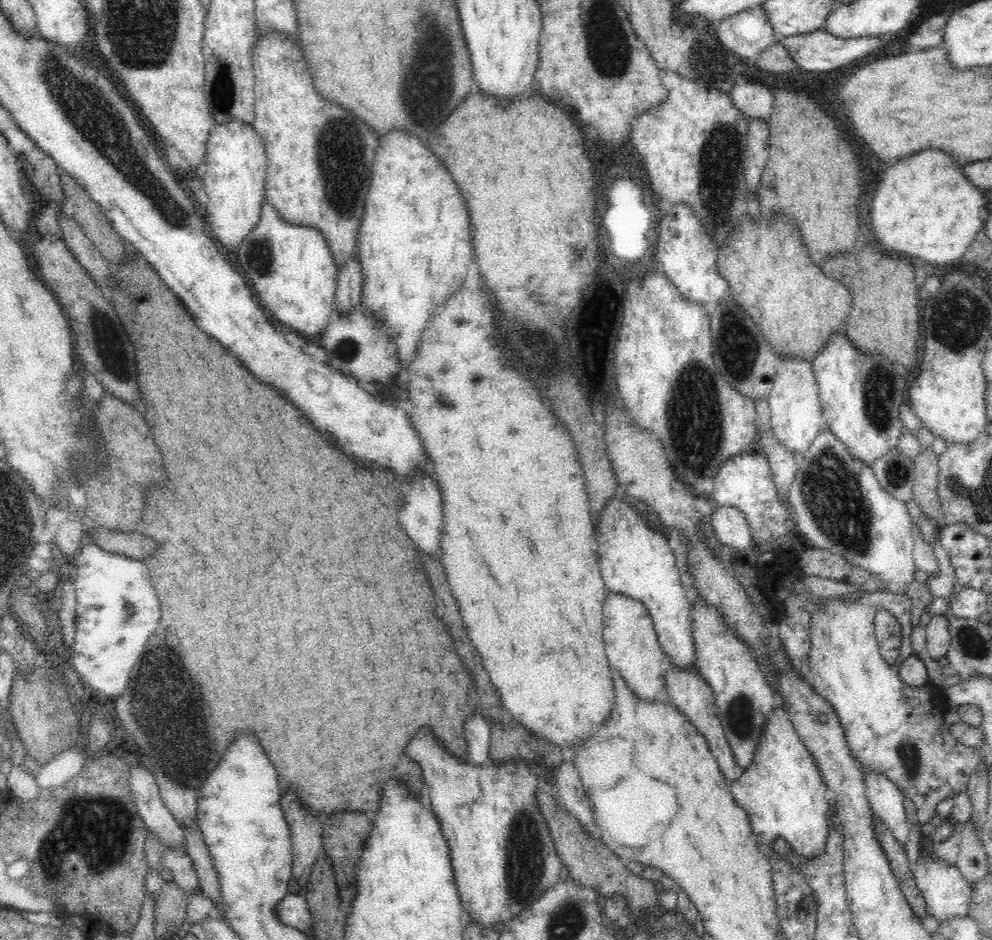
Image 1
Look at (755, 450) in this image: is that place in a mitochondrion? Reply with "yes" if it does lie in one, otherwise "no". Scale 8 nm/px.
no

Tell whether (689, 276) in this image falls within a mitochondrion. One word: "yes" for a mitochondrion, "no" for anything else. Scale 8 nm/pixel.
no

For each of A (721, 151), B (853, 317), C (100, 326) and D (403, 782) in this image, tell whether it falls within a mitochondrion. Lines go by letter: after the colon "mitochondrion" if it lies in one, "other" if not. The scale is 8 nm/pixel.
A: mitochondrion
B: other
C: mitochondrion
D: other

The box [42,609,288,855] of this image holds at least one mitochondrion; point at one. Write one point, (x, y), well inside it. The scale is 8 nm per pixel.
(168, 731)

